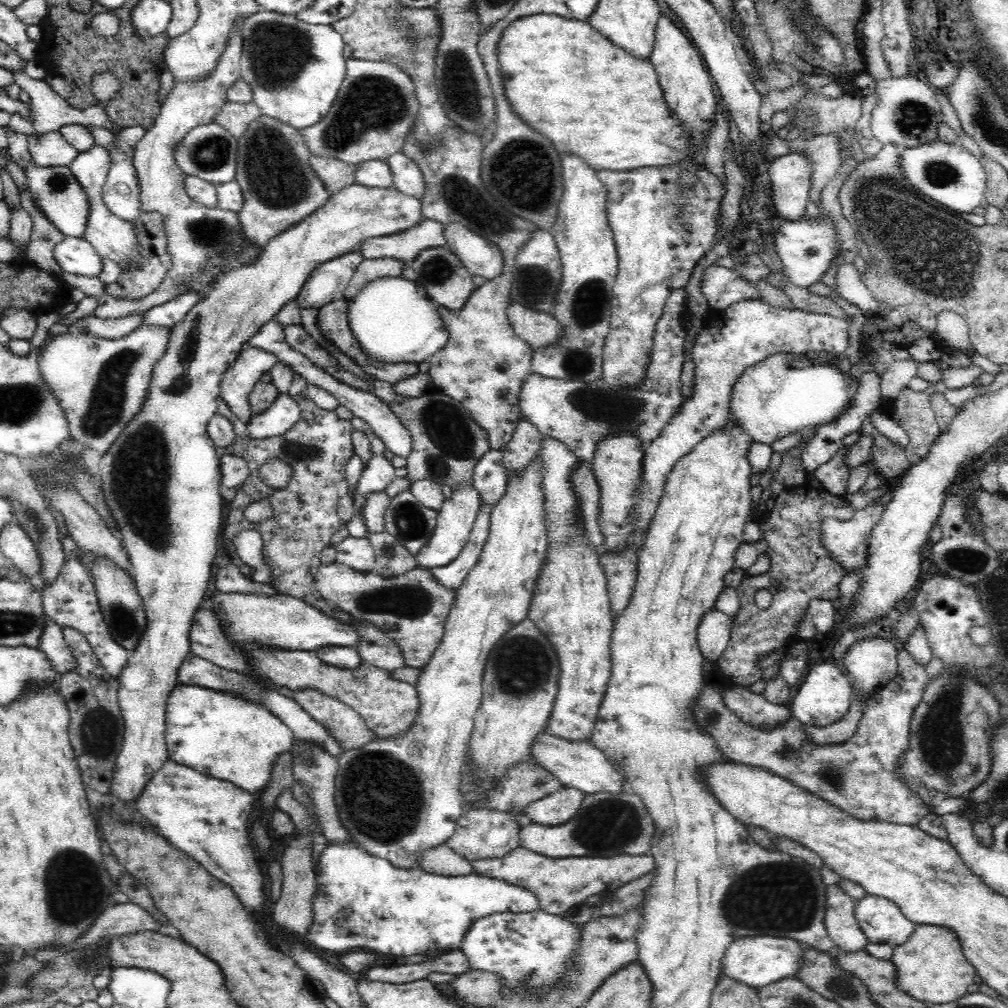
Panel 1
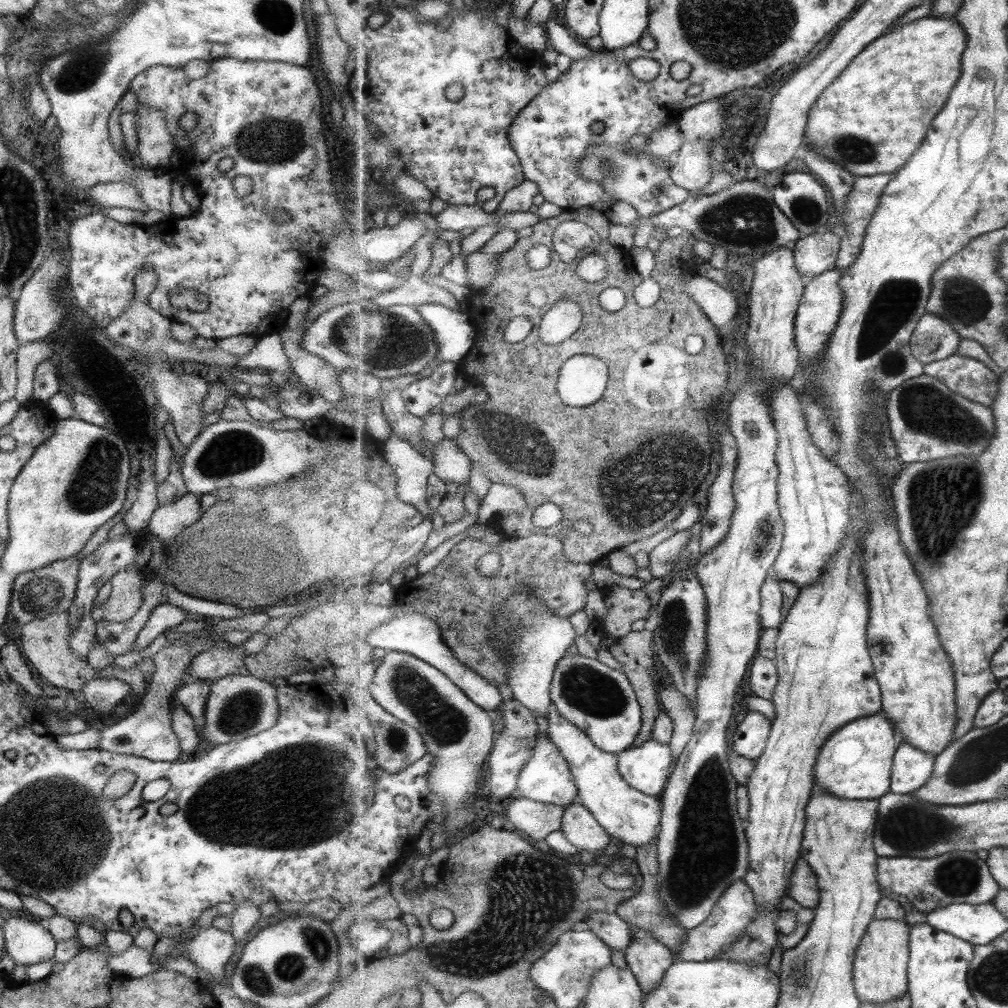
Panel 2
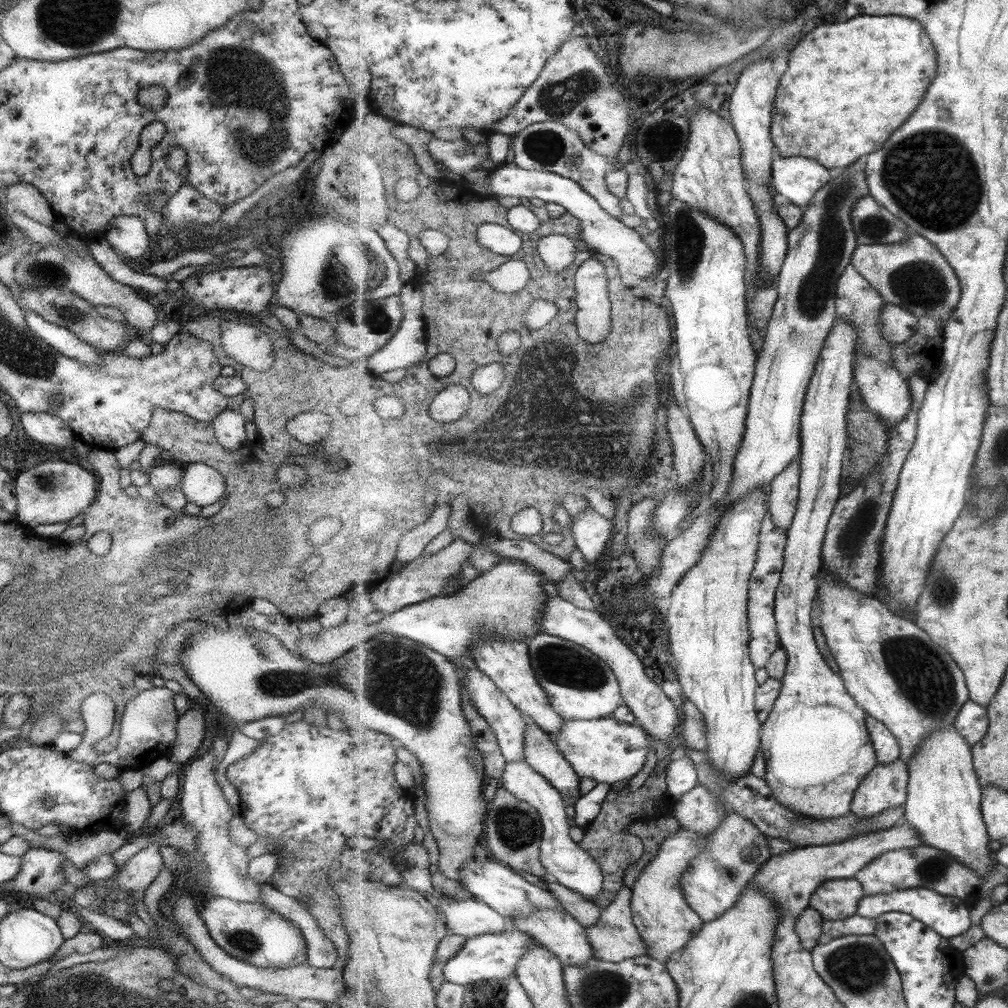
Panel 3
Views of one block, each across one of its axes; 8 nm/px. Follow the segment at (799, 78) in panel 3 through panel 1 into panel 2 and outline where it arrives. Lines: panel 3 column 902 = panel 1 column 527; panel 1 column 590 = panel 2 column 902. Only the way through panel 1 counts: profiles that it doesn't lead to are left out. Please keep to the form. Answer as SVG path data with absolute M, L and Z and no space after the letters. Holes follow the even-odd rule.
M933 16L884 34L819 97L805 132L807 143L857 176L899 172L923 146L935 116L957 86L969 39L955 19Z

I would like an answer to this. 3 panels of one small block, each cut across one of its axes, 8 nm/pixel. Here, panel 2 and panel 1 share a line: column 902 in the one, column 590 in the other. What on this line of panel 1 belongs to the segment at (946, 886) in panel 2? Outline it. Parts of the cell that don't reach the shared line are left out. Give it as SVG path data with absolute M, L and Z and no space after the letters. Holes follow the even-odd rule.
M521 847L506 856L479 859L470 861L476 875L504 880L529 890L537 898L537 908L554 915L561 915L571 906L584 903L589 896L602 893L609 895L614 889L644 876L655 868L655 860L651 854L552 859Z

